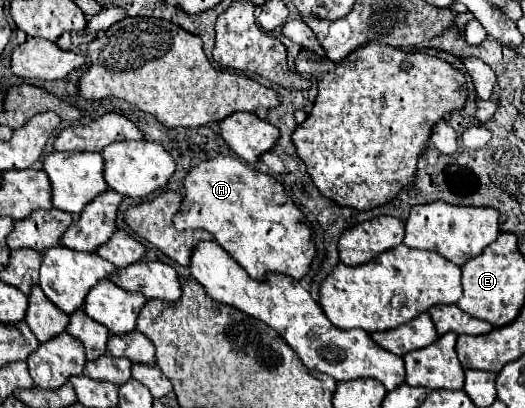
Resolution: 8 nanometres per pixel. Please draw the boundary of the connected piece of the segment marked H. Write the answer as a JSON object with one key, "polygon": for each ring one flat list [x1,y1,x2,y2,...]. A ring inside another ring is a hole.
{"polygon":[[214,155,212,159,200,161,196,167,188,171,182,181,184,199,174,215,176,229,206,229,214,235,214,239,230,253,230,257,240,263,252,279,262,279,266,271,276,271,290,275,294,279,302,279,308,273,310,261,316,255,316,247,310,235,310,229,304,225,306,219,302,211,294,205,294,201,284,193,284,187,270,175,250,169,244,161,232,155]]}

